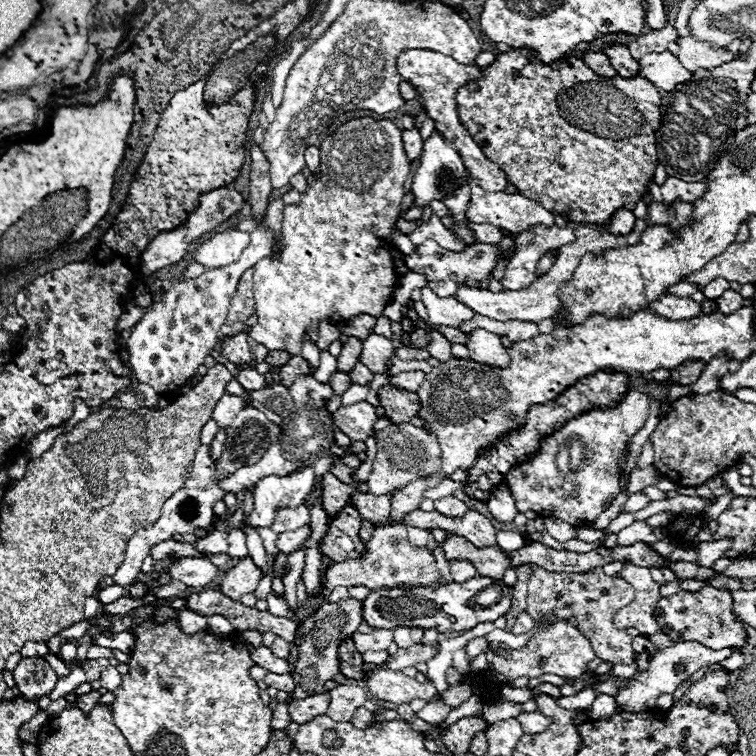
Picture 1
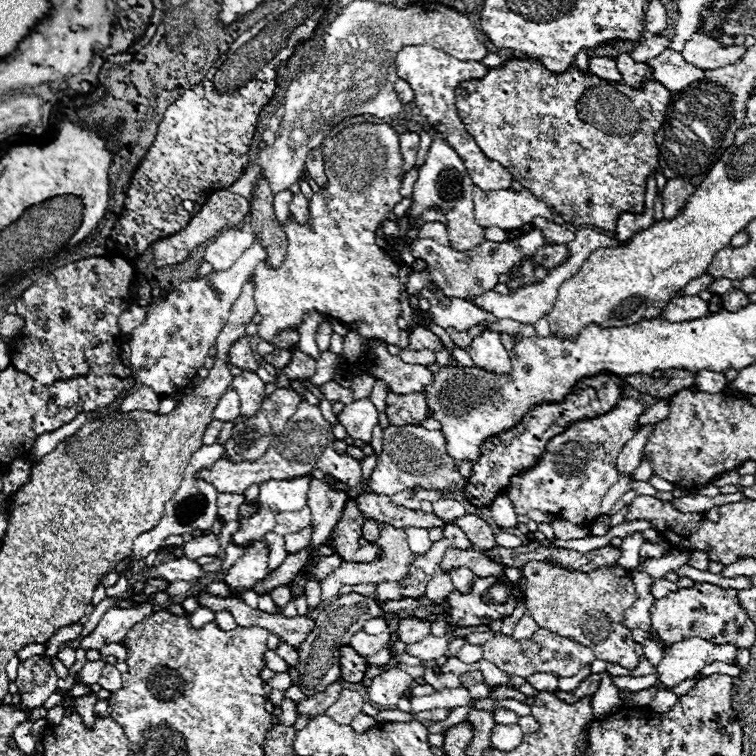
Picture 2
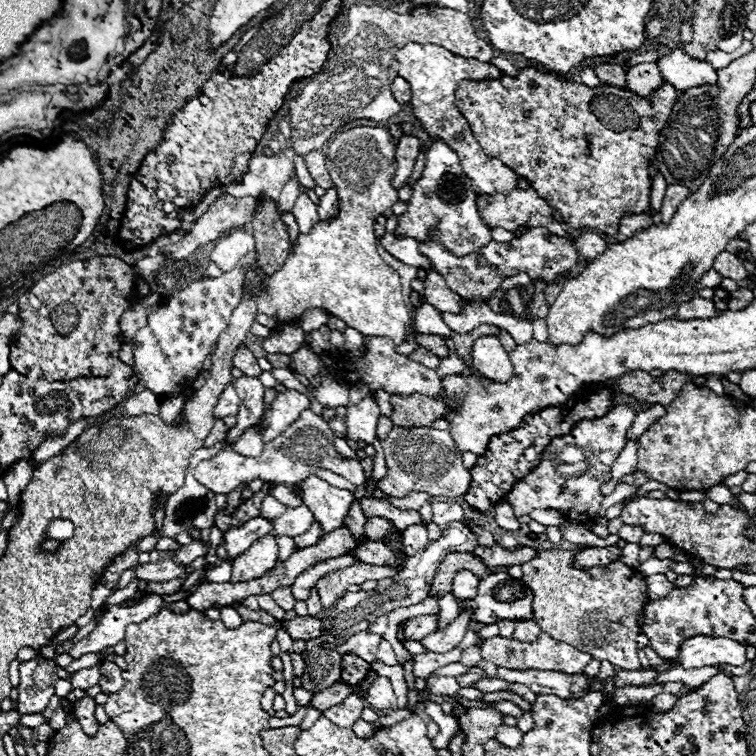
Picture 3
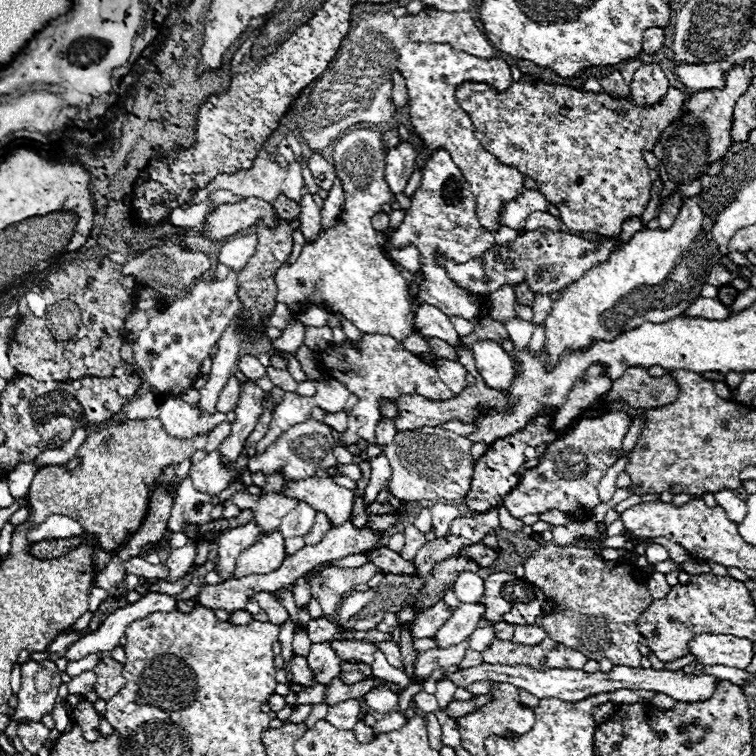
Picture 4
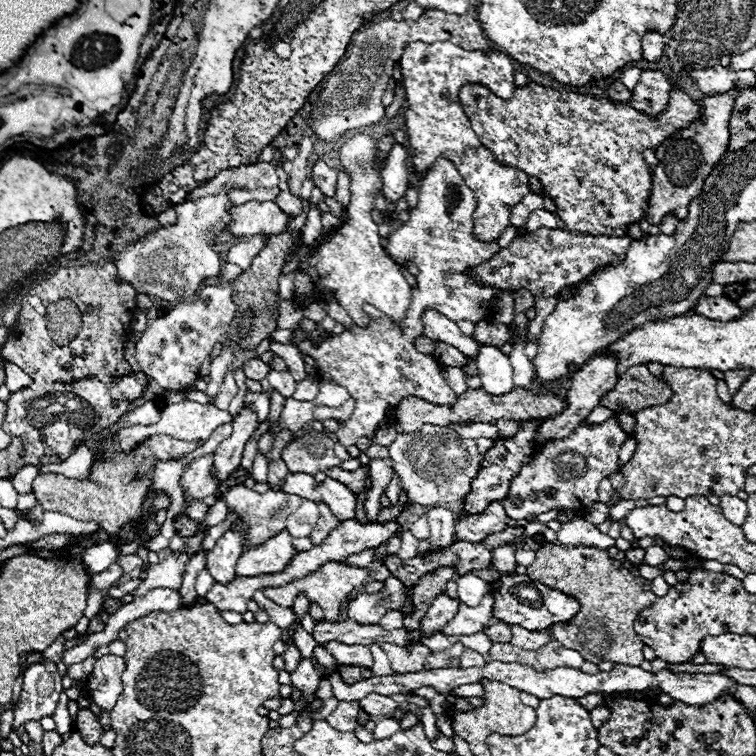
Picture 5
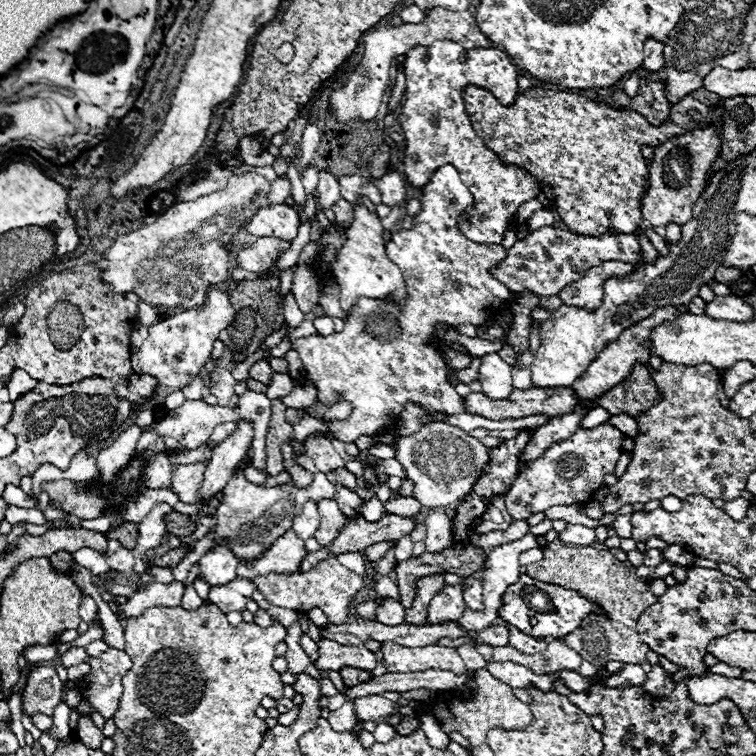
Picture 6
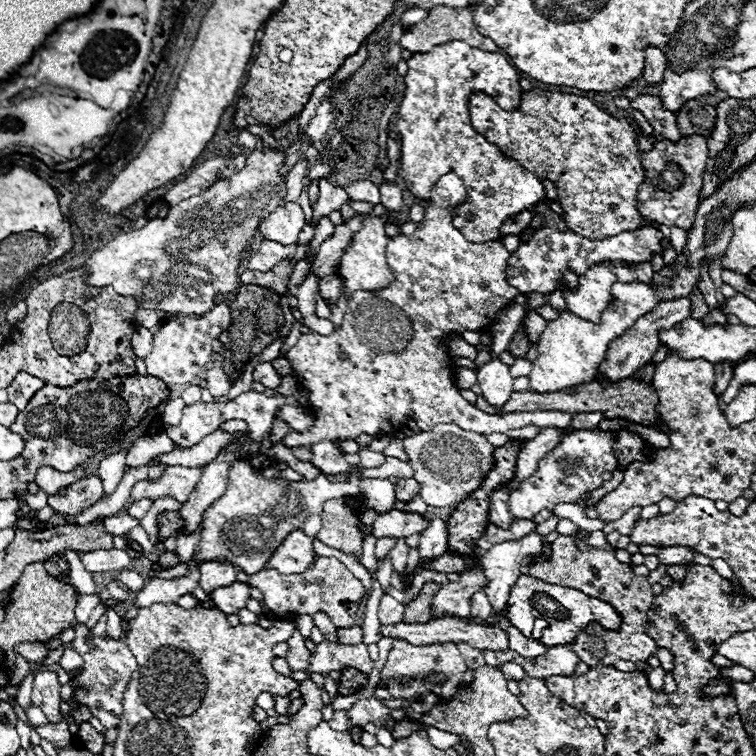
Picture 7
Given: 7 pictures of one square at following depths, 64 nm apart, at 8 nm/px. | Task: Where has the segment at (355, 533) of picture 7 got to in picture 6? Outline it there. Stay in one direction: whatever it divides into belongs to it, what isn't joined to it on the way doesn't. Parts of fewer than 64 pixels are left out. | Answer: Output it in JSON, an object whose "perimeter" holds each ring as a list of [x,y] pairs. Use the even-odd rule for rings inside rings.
{"perimeter":[[[336,500],[318,502],[318,510],[320,510],[320,528],[318,528],[318,534],[314,534],[314,538],[322,546],[330,546],[350,518],[340,512]]]}

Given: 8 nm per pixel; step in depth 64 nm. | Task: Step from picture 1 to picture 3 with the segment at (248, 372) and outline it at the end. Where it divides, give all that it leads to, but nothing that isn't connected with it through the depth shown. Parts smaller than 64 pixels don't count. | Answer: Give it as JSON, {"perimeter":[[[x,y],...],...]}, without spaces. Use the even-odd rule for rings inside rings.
{"perimeter":[[[242,376],[238,380],[234,380],[236,392],[240,396],[240,408],[238,408],[238,424],[234,428],[230,428],[224,444],[232,446],[234,442],[238,442],[238,438],[246,432],[246,428],[254,426],[260,416],[264,414],[264,386],[260,384],[258,378],[250,378],[250,376]]]}

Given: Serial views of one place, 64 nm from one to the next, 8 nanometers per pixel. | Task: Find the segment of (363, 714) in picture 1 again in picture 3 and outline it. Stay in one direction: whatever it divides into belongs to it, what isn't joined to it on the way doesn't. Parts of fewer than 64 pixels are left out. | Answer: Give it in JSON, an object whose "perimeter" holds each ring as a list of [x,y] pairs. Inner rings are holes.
{"perimeter":[[[358,718],[358,720],[354,722],[352,730],[354,730],[354,734],[358,734],[358,738],[370,738],[370,736],[376,732],[376,726],[370,724],[370,722],[364,722],[362,718]]]}

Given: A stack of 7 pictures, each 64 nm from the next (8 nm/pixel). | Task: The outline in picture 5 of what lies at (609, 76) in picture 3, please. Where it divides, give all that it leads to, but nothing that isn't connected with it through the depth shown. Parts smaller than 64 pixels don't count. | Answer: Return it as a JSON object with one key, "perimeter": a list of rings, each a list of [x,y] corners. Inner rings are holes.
{"perimeter":[[[616,80],[616,82],[612,82],[612,84],[608,86],[606,94],[608,94],[608,98],[610,98],[612,102],[622,102],[622,104],[624,104],[624,102],[628,104],[628,102],[630,102],[630,96],[632,96],[632,94],[624,88],[624,84],[622,84],[622,82],[618,82],[618,80]]]}

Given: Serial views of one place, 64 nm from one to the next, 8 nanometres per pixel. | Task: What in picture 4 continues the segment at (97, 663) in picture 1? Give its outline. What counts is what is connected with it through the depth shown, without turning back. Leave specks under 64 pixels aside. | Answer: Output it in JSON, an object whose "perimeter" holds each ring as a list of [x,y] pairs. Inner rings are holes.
{"perimeter":[[[84,672],[84,674],[80,674],[80,676],[76,676],[68,682],[68,692],[84,696],[88,690],[94,688],[94,682],[96,682],[96,674],[94,672]]]}

